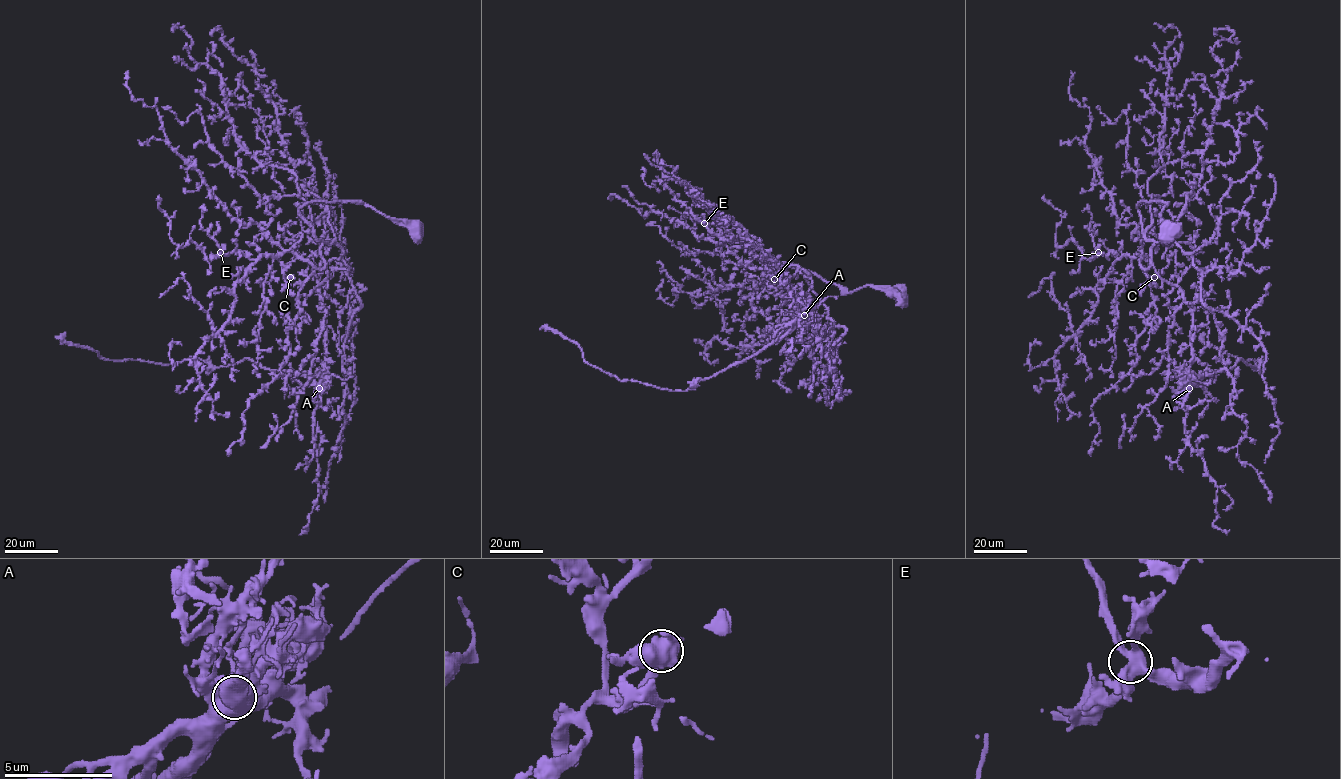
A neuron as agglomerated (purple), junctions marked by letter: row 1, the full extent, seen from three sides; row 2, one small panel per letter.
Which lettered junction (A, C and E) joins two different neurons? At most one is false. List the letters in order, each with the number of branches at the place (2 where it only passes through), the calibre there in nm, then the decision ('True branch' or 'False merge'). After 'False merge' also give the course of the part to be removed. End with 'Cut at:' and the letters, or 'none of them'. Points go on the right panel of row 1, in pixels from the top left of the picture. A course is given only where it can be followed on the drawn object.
A: Branches: 4. Thickness 700 nm. False merge. Course of the part to remove: (1189, 388), (1240, 359), (1254, 366), (1265, 358), (1260, 364), (1240, 360), (1202, 336)
C: Branches: 4. Thickness 650 nm. True branch
E: Branches: 4. Thickness 500 nm. True branch
Cut at: A

